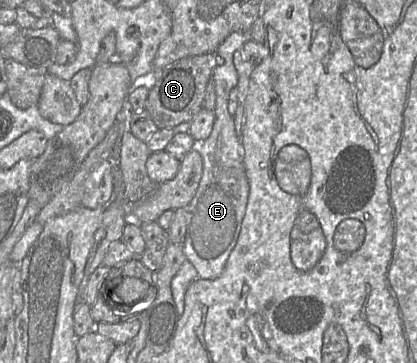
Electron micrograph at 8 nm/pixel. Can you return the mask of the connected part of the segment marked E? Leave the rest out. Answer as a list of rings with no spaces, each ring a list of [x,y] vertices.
[[[231,33],[216,51],[222,57],[223,64],[215,67],[211,75],[216,92],[215,120],[208,138],[196,146],[203,159],[203,172],[194,197],[185,207],[186,235],[183,250],[201,279],[213,280],[222,274],[236,245],[248,201],[249,184],[241,139],[236,132],[234,115],[228,111],[229,93],[238,83],[233,55],[248,39],[251,39],[248,33]]]

